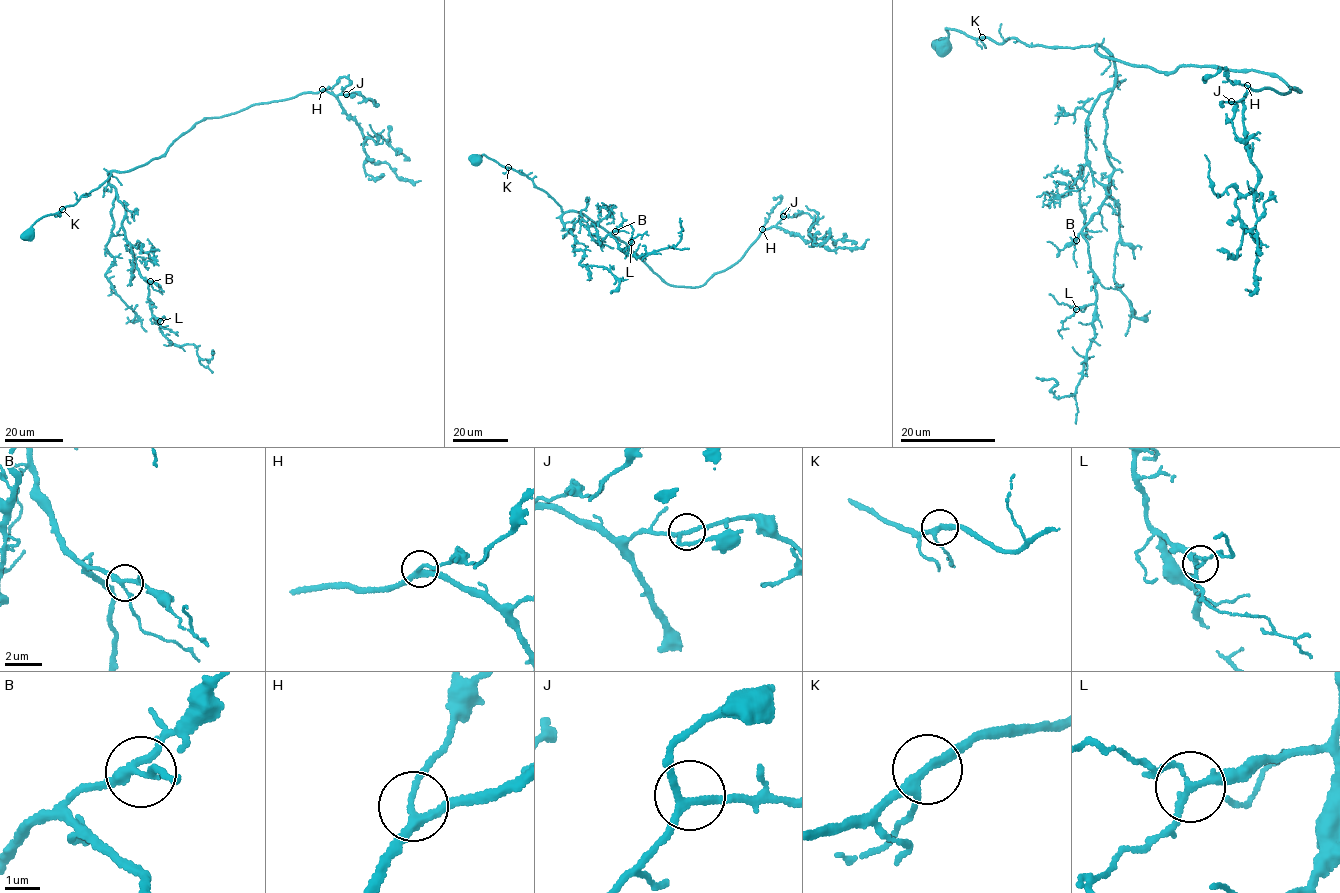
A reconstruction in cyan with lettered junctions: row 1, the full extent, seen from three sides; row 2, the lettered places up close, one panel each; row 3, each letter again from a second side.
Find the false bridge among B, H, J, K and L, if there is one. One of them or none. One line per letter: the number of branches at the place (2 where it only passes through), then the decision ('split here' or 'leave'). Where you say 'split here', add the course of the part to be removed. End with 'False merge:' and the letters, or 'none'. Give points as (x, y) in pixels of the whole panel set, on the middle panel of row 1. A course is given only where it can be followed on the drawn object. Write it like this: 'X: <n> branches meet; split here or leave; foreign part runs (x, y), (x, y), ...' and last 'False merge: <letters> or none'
B: 3 branches meet; leave
H: 3 branches meet; leave
J: 3 branches meet; leave
K: 3 branches meet; leave
L: 3 branches meet; leave
False merge: none

